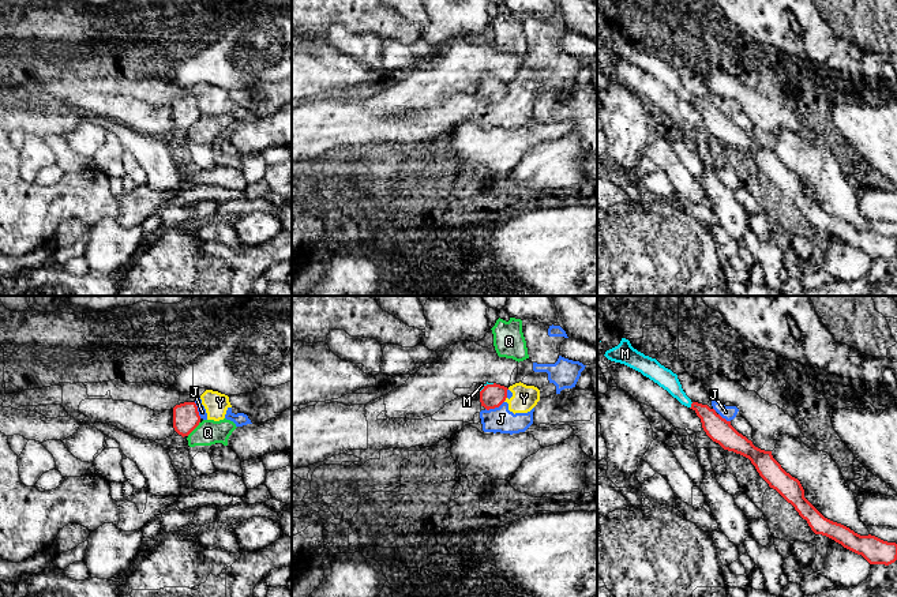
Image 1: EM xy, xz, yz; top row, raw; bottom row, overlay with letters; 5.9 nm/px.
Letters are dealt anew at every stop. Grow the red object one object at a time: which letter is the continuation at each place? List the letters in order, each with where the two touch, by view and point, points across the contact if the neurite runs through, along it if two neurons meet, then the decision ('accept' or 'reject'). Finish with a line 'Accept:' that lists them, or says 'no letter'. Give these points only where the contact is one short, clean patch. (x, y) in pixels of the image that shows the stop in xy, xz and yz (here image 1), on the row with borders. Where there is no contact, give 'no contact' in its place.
J: xz (494, 408) | along xz (503, 401), (498, 406), (485, 409) | reject
M: yz (691, 405) | across yz (719, 430), (691, 405), (663, 376) | accept
Q: xy (194, 428) | along xy (199, 421), (187, 435) | reject
Y: xz (505, 400) | along xz (506, 397), (503, 401) | reject
Accept: M

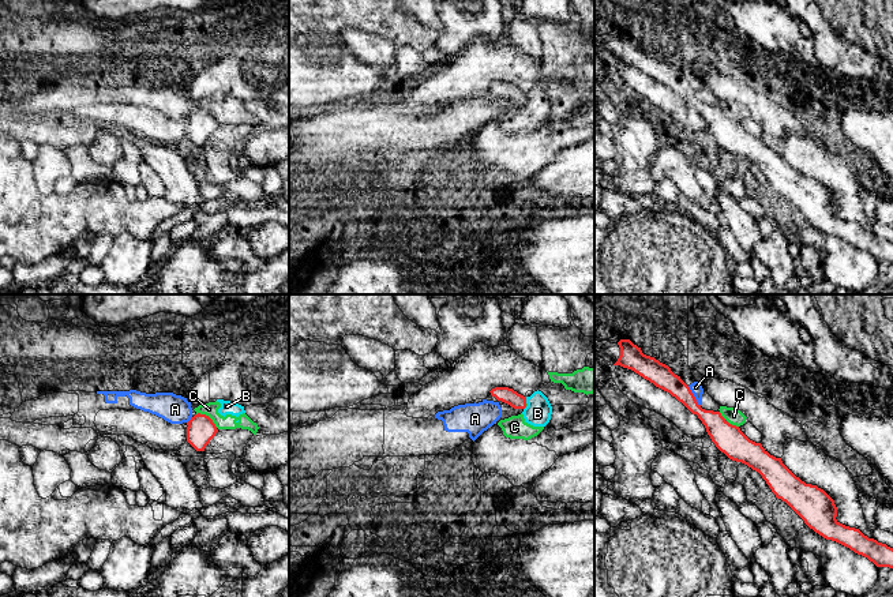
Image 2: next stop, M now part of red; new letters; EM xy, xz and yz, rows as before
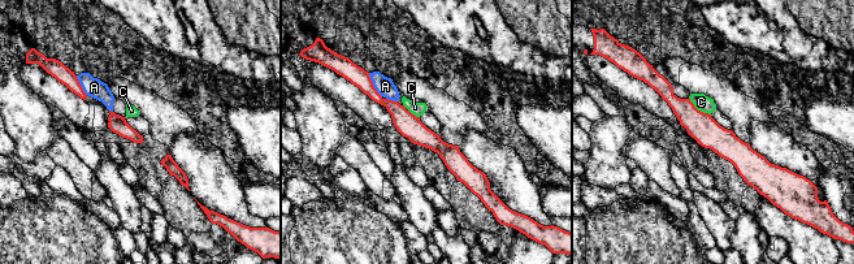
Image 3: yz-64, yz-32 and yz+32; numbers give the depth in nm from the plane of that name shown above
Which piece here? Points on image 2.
A: yz (693, 395) | reject
B: xz (525, 400) | along xz (525, 397), (526, 402) | reject
C: xy (207, 416) | along xy (197, 413), (205, 413), (217, 427) | reject
Accept: no letter

